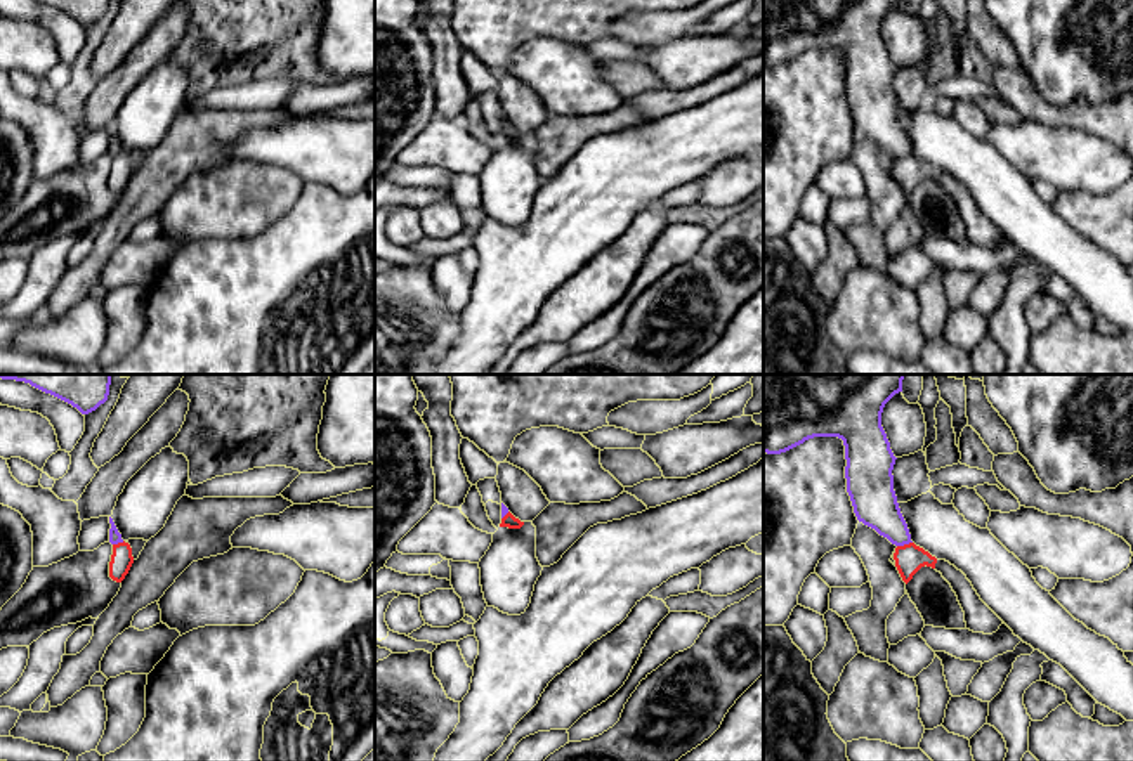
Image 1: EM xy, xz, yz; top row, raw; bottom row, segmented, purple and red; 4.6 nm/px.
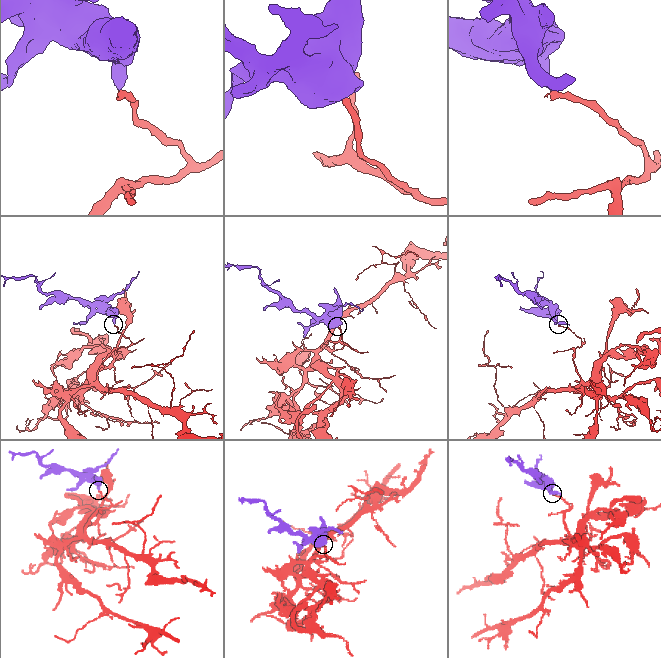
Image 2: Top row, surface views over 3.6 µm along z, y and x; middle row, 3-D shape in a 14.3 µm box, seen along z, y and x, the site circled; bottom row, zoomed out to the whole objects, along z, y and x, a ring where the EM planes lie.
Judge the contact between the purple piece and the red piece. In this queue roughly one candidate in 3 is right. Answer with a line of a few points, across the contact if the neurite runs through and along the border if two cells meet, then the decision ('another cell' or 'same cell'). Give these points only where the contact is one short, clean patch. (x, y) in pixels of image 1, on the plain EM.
line yz (911, 153), (897, 158); another cell

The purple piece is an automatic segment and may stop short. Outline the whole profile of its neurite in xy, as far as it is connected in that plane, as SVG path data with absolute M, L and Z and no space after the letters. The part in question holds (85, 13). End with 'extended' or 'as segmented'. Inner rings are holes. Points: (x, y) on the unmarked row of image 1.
M38 0L50 5L73 19L82 26L95 23L101 16L108 12L109 0Z | as segmented

